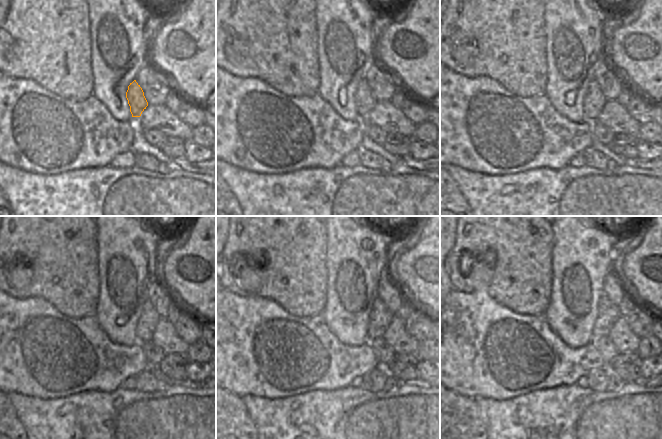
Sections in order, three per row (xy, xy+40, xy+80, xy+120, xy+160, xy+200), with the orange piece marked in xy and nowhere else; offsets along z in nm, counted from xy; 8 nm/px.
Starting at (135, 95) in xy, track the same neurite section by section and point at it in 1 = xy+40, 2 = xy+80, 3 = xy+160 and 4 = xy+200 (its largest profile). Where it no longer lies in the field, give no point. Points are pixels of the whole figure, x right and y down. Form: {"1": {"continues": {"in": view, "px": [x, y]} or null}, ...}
{"1": {"continues": {"in": "xy+40", "px": [365, 102]}}, "2": {"continues": {"in": "xy+80", "px": [594, 101]}}, "3": {"continues": {"in": "xy+160", "px": [380, 317]}}, "4": {"continues": {"in": "xy+200", "px": [608, 313]}}}

